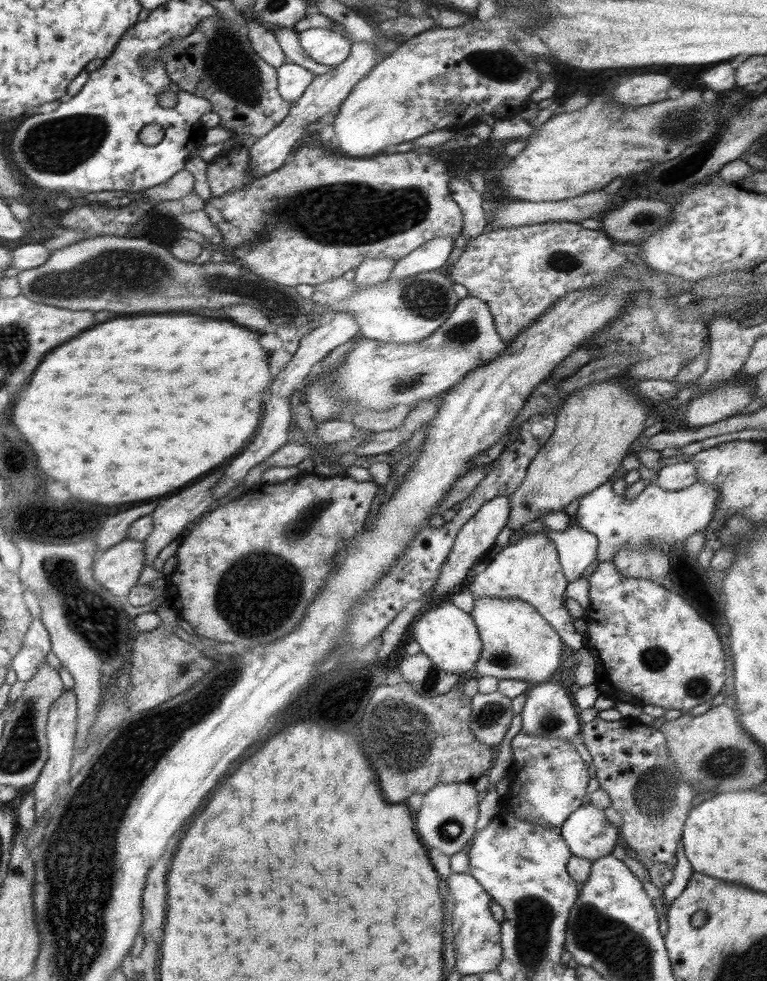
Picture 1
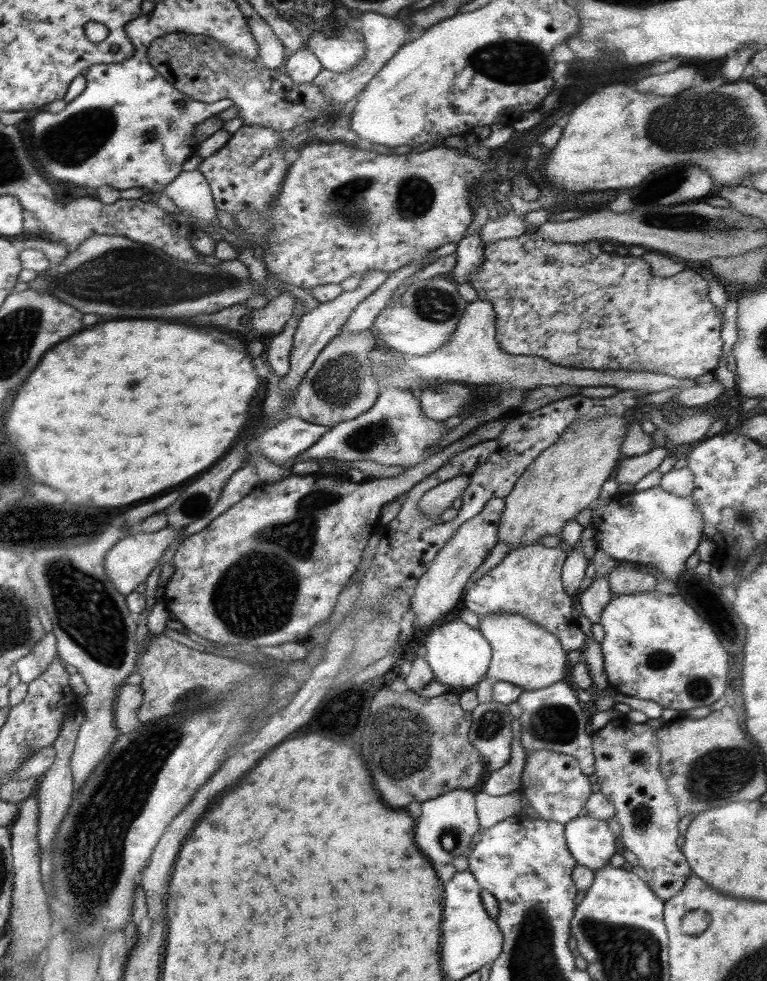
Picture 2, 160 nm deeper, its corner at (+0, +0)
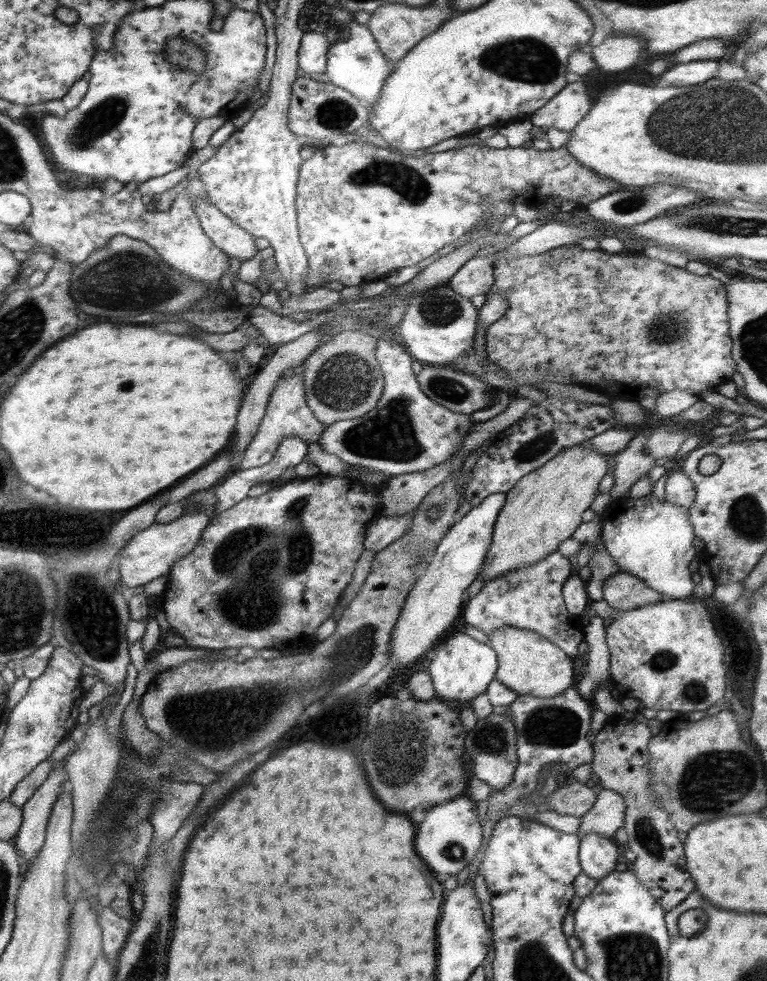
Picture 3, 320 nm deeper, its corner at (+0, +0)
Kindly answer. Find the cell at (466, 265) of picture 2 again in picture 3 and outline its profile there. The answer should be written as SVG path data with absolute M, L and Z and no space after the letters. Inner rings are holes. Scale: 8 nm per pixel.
M472 258L450 278L448 286L464 298L486 294L492 288L493 265L488 258Z

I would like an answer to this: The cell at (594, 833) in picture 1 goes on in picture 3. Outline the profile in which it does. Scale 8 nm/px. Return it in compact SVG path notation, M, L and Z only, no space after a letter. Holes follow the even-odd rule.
M597 832L583 834L578 854L581 872L597 881L614 871L616 863L621 860L618 843L613 838Z

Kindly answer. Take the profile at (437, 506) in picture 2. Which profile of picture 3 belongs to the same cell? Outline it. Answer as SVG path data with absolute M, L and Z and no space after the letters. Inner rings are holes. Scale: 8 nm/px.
M416 509L402 516L376 516L368 521L364 548L377 553L386 548L391 542L400 539L413 524L413 516Z

